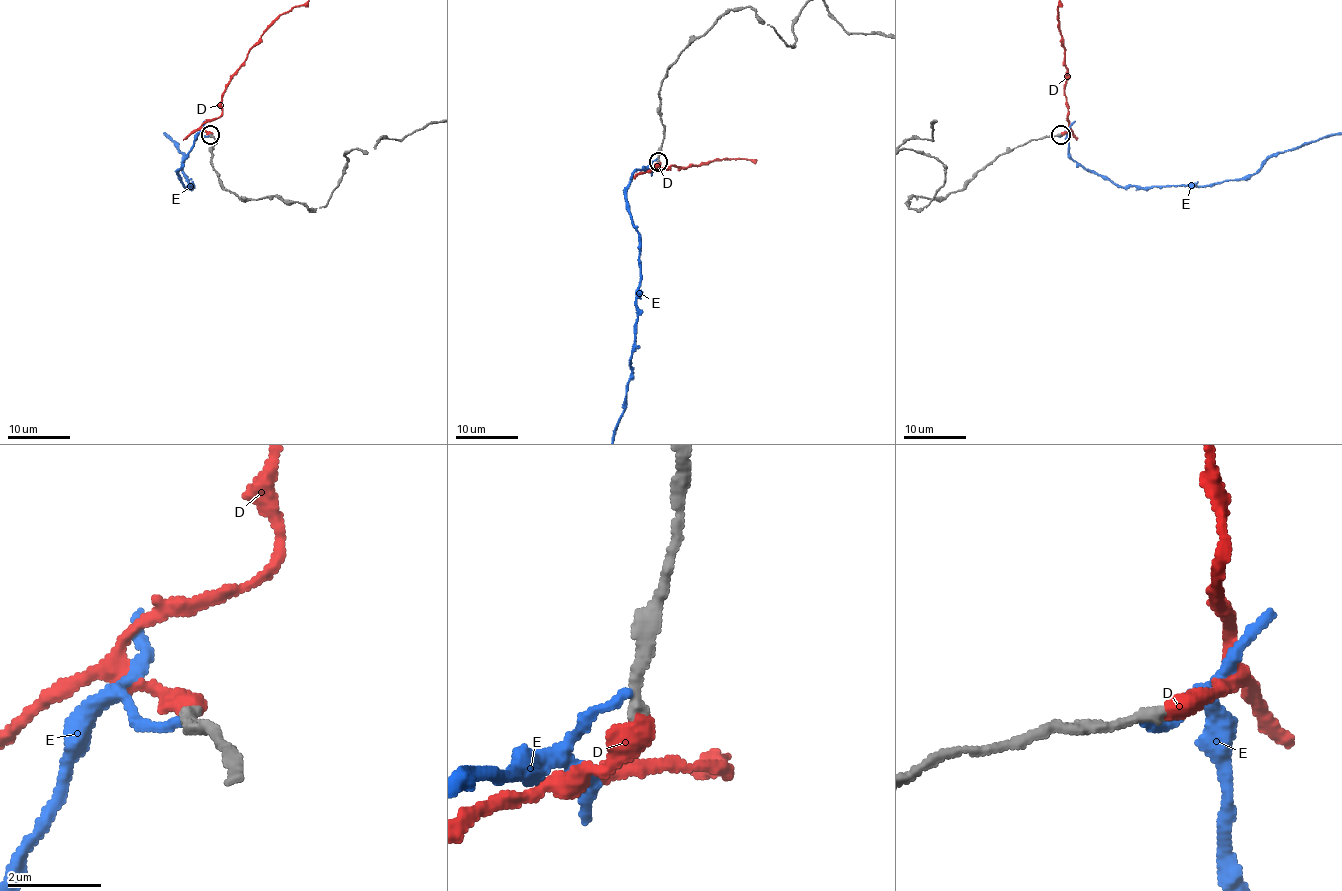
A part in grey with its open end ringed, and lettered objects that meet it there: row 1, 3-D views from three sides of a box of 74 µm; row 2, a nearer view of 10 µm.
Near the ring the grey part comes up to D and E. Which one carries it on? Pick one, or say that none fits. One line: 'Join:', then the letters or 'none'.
Join: D

